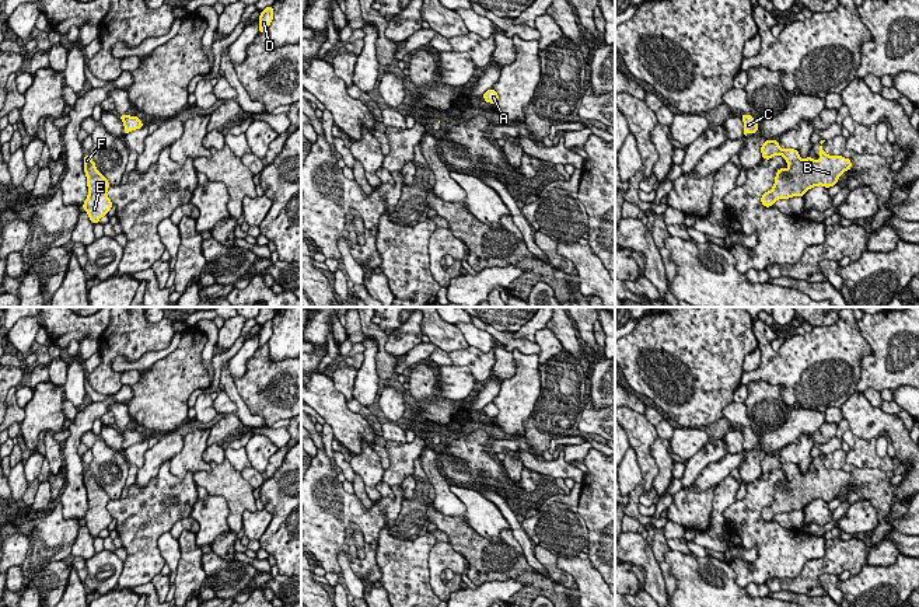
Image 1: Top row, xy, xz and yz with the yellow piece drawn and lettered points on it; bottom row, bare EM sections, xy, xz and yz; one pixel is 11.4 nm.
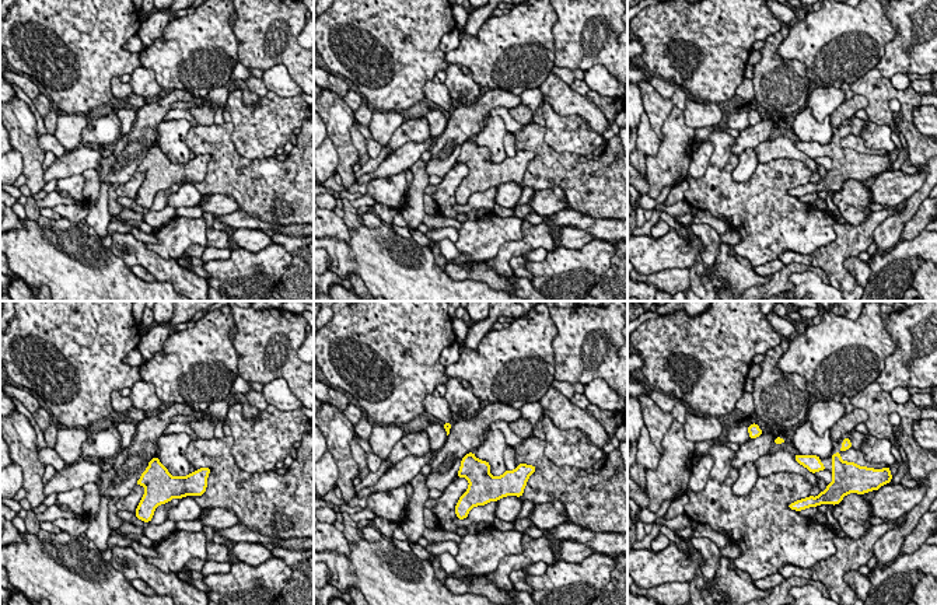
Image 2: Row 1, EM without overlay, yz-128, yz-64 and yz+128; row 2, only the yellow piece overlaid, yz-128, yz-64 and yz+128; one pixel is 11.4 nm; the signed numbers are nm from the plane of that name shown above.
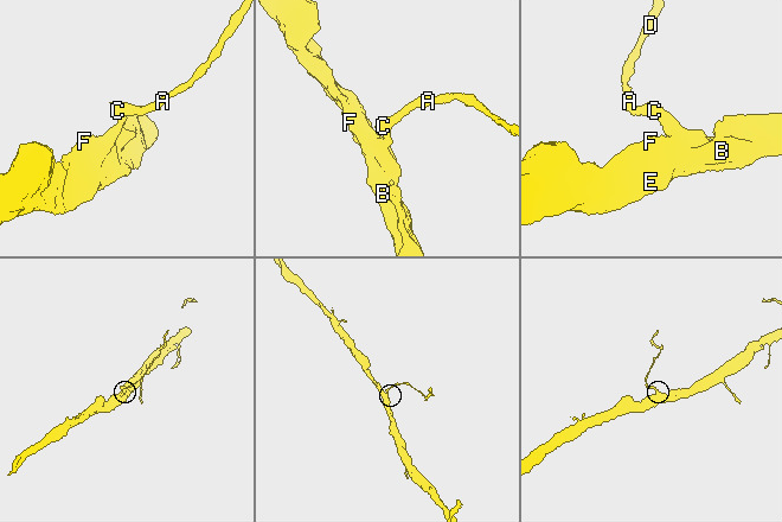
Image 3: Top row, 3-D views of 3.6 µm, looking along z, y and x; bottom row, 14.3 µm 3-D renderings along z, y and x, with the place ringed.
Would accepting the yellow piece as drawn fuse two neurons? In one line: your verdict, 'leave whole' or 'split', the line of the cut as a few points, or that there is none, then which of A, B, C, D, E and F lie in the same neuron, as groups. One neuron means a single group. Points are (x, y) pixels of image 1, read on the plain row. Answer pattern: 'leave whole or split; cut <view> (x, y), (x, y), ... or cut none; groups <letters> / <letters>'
leave whole; cut none; groups A B C D E F

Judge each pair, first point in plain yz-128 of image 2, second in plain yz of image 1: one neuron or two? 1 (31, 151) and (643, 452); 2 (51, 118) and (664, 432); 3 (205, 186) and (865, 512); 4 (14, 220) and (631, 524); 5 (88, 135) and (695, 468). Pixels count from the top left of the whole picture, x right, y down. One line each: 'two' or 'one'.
1: one
2: one
3: two
4: two
5: one

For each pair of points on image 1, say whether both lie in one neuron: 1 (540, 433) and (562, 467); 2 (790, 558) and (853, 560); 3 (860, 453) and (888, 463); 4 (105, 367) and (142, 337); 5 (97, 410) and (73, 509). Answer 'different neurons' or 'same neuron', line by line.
1: different neurons
2: different neurons
3: same neuron
4: same neuron
5: same neuron

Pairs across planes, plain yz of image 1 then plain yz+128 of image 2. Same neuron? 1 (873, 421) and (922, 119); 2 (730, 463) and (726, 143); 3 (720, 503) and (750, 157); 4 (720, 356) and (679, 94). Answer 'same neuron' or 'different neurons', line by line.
1: different neurons
2: different neurons
3: same neuron
4: different neurons

